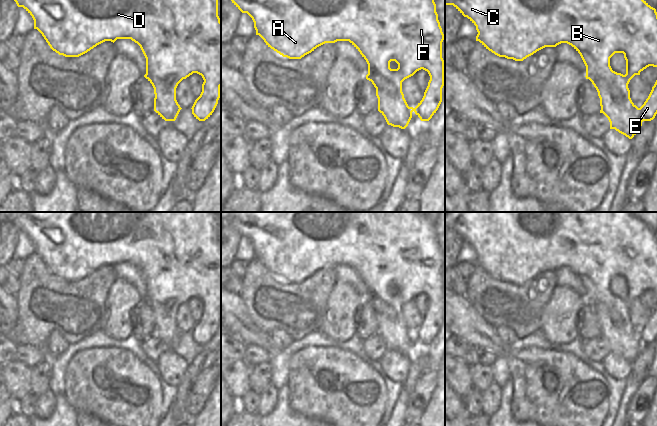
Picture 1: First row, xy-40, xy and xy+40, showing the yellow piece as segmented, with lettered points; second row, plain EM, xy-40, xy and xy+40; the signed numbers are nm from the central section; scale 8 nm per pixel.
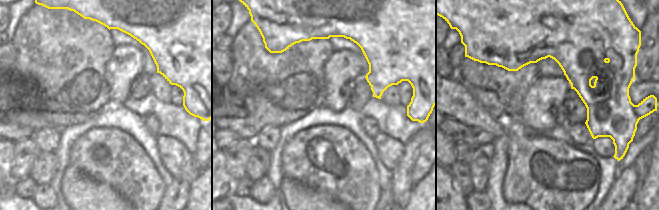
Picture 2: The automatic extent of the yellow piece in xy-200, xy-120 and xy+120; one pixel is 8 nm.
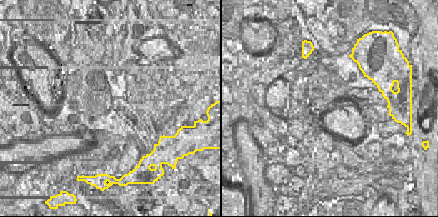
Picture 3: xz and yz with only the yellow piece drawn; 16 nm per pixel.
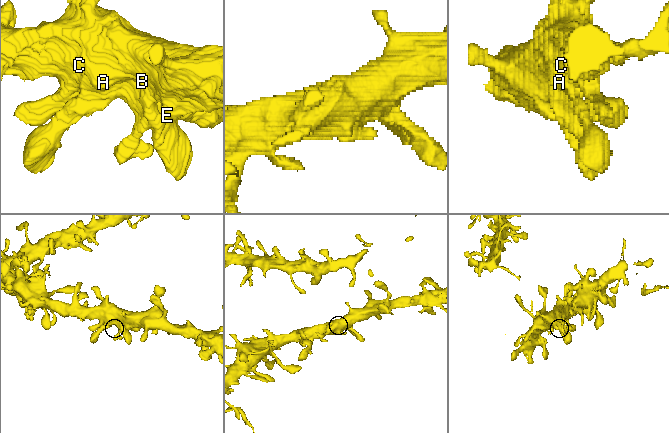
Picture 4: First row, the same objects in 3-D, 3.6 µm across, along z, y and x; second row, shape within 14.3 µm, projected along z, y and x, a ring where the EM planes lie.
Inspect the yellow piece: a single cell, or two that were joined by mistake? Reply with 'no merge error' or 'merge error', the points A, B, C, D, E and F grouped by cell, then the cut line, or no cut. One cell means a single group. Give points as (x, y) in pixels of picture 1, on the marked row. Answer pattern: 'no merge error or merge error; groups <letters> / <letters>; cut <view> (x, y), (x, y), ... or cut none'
no merge error; groups A B C D E F; cut none

